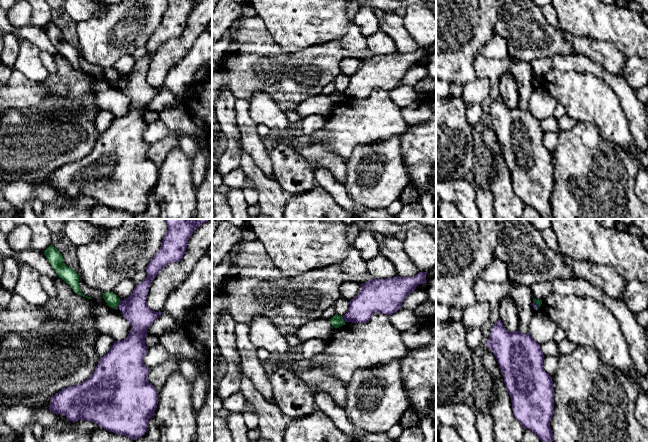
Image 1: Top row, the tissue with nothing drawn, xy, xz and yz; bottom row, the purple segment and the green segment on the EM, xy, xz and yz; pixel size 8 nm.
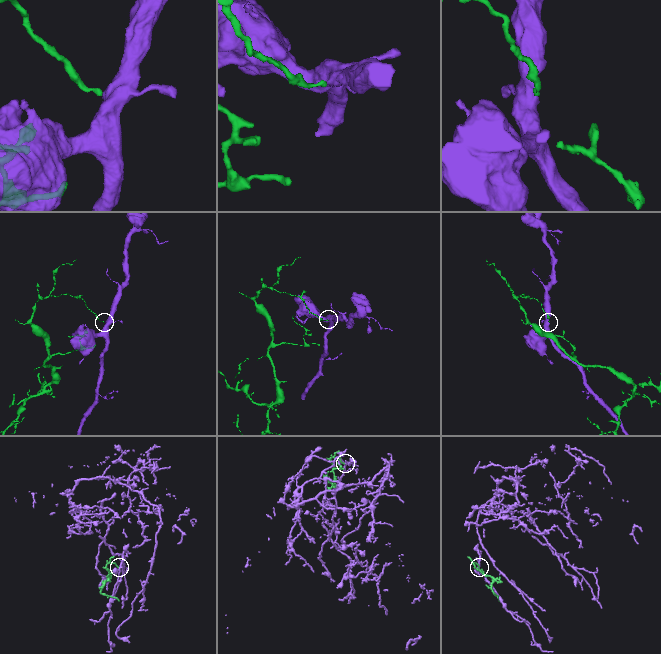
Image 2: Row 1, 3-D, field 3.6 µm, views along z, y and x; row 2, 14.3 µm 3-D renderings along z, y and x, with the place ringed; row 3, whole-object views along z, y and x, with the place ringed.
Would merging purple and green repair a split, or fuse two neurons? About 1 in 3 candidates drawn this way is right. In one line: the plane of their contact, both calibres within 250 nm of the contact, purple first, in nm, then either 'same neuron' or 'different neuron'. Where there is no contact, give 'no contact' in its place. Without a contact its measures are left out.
meets purple in xy; 220 nm thick on the purple side, 100 nm on the other; different neuron

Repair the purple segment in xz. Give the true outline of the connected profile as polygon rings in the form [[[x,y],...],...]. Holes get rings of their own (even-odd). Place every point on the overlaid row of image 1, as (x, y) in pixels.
[[[419,272],[415,277],[373,278],[362,283],[359,294],[350,300],[344,321],[366,323],[374,313],[392,315],[419,284],[427,281],[426,275],[427,272]]]

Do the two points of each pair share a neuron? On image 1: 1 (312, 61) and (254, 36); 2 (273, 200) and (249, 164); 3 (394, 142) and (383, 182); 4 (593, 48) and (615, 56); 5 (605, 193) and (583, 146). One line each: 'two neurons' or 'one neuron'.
1: one neuron
2: one neuron
3: one neuron
4: one neuron
5: one neuron

